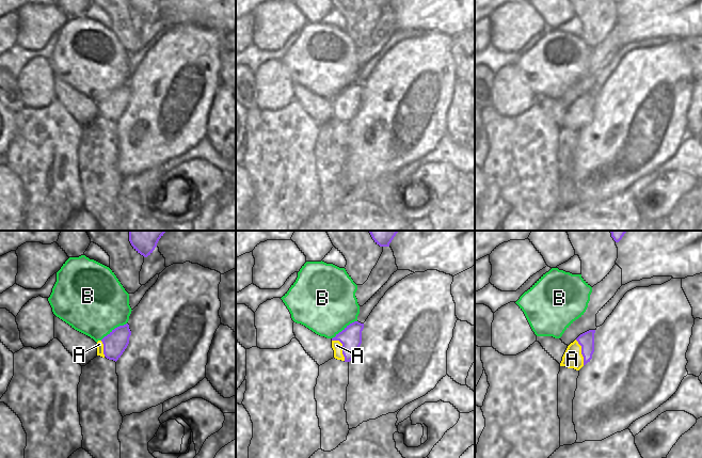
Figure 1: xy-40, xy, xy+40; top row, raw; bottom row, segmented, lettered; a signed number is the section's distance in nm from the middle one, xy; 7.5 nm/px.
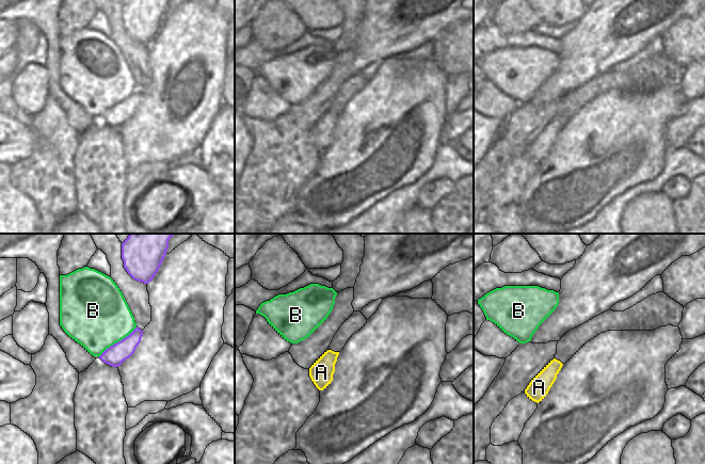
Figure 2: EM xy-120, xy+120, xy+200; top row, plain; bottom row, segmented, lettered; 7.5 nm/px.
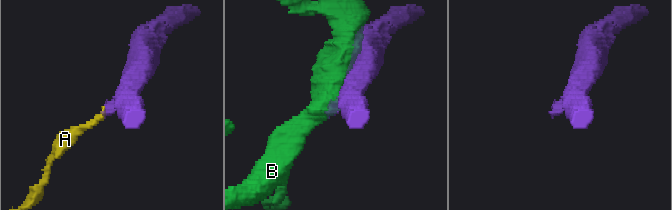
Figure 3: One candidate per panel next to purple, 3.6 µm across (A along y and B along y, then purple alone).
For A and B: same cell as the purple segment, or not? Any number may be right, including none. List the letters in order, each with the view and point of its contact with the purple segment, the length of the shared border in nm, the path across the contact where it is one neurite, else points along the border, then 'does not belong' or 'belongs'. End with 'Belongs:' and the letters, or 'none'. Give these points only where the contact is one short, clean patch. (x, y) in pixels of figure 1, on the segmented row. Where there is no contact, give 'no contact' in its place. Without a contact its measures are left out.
A: meets purple in xy at (342, 347); contact 190 nm long; border along xy (332, 340), (337, 340), (341, 344), (345, 360); does not belong
B: meets purple in xy at (345, 328); contact 240 nm long; does not belong
Belongs: none

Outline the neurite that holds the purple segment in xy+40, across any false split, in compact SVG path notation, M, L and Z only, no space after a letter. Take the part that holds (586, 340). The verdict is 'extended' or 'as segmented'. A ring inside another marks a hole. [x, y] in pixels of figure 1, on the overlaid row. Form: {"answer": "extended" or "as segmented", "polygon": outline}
{"answer": "as segmented", "polygon": "M589 330L580 334L576 341L581 346L581 354L584 357L584 365L592 359L594 352L594 333L595 330Z"}

